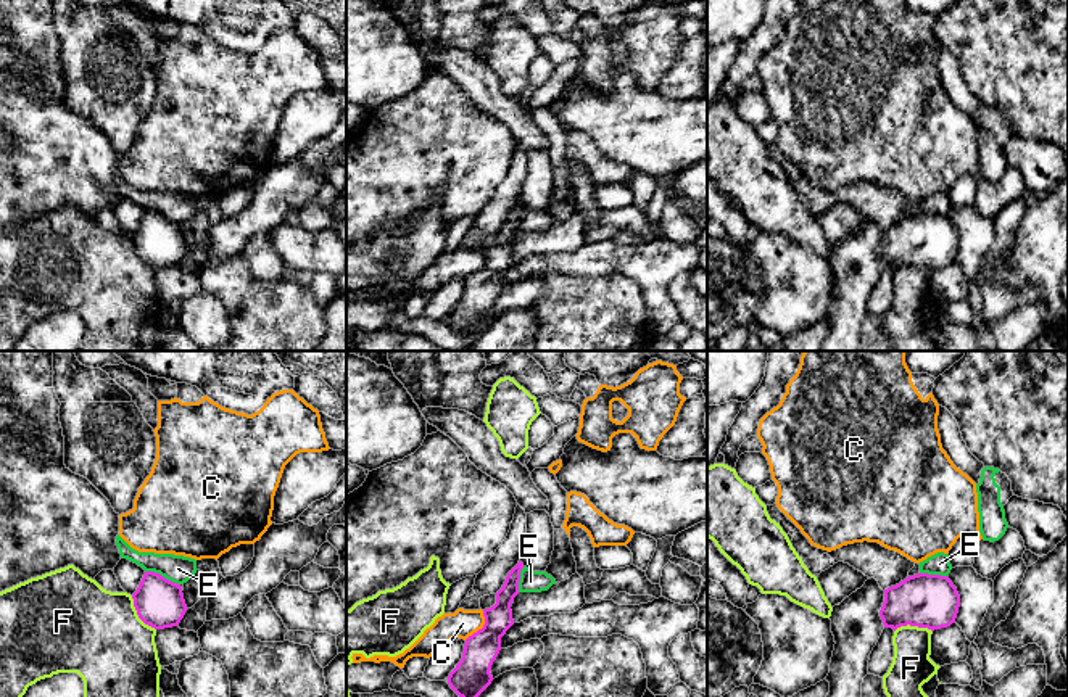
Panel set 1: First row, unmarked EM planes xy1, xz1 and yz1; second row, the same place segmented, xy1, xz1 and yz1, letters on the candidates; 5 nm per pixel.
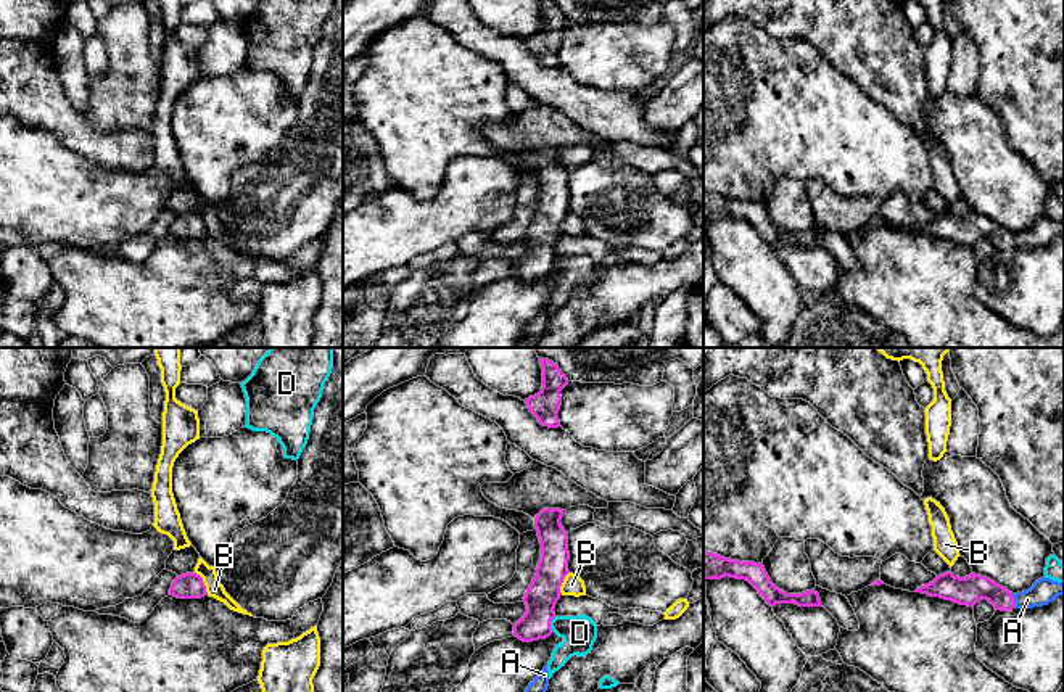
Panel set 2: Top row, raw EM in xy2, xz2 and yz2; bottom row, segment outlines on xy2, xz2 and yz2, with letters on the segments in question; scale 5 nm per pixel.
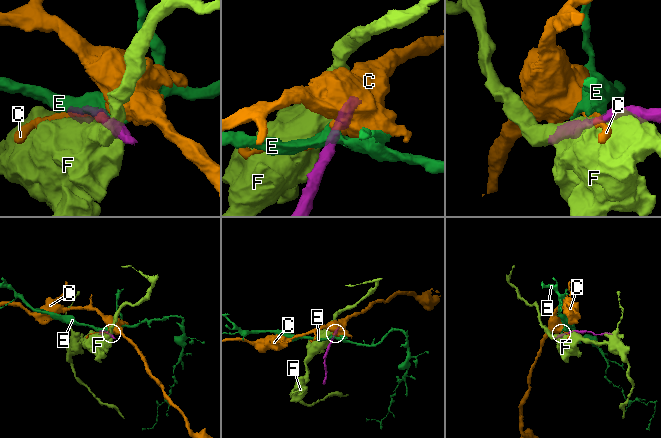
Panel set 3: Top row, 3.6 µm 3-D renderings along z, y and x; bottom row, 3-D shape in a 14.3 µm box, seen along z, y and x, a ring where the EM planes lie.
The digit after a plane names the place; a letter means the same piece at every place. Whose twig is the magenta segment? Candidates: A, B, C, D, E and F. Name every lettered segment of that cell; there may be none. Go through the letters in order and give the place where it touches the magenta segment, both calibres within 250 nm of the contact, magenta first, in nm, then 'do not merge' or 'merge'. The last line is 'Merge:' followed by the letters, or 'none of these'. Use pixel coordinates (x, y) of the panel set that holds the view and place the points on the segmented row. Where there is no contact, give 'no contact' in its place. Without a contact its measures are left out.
A: yz2 (1014, 601) | 140/130 nm | merge
B: xy2 (203, 583) | 130/80 nm | do not merge
C: xz1 (482, 628) | 190/140 nm | do not merge
D: xz2 (549, 623) | 160/170 nm | do not merge
E: xy1 (163, 577) | 240/140 nm | do not merge
F: xy1 (137, 614) | 240/440 nm | do not merge
Merge: A

